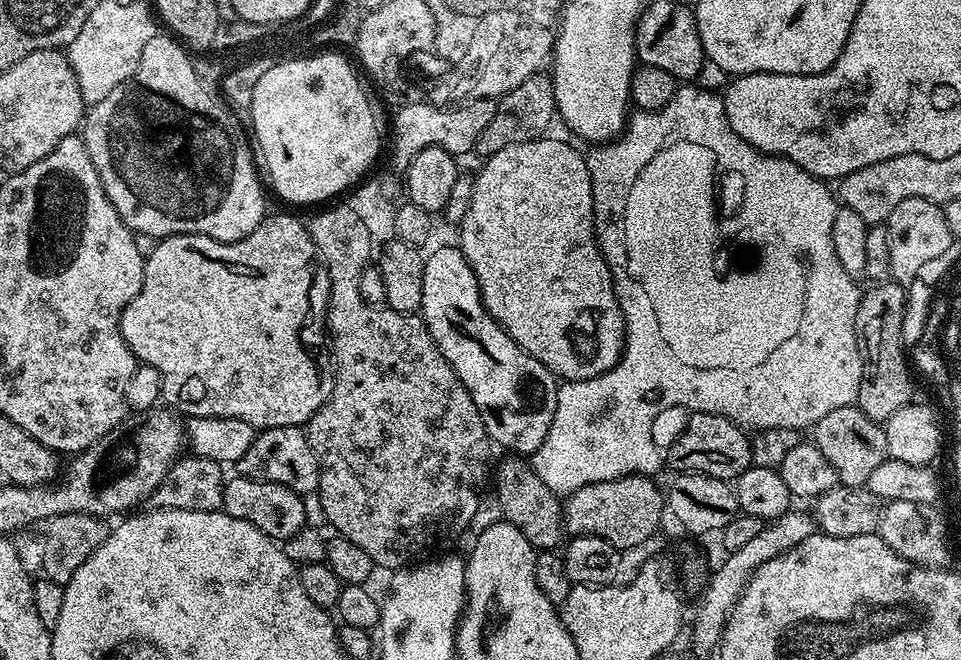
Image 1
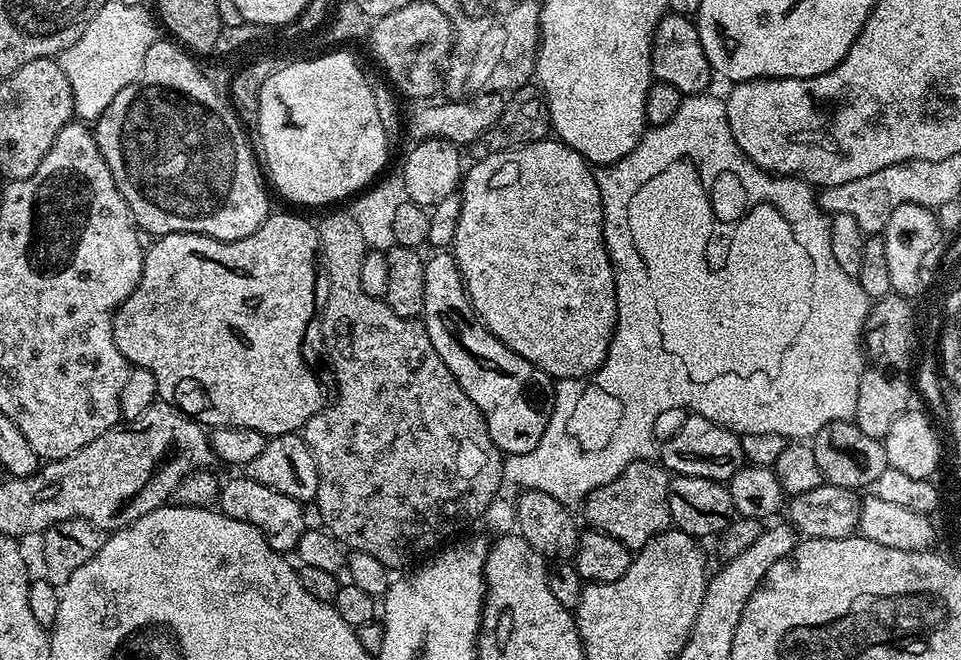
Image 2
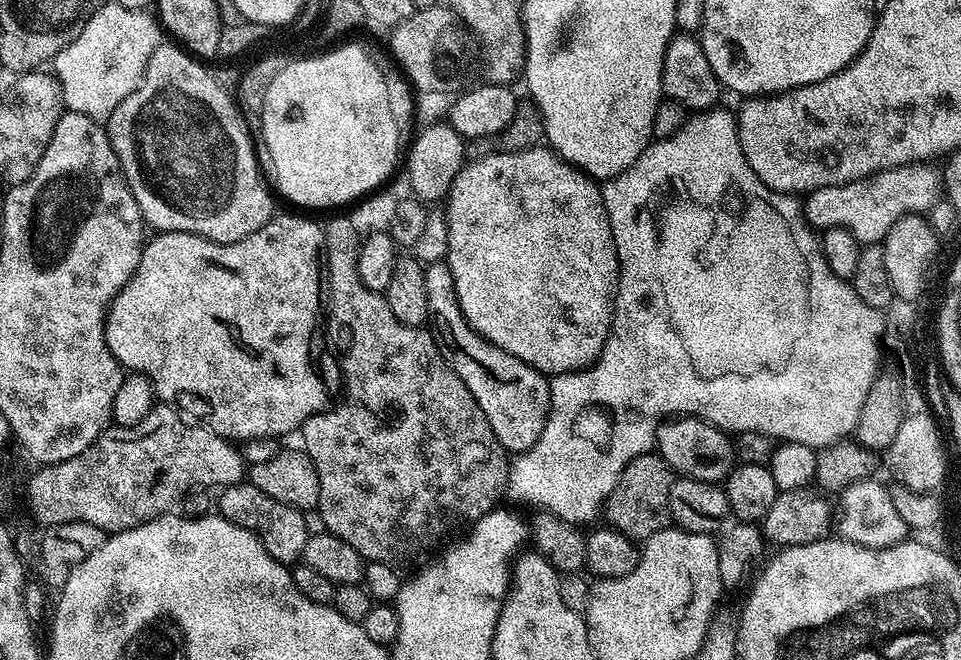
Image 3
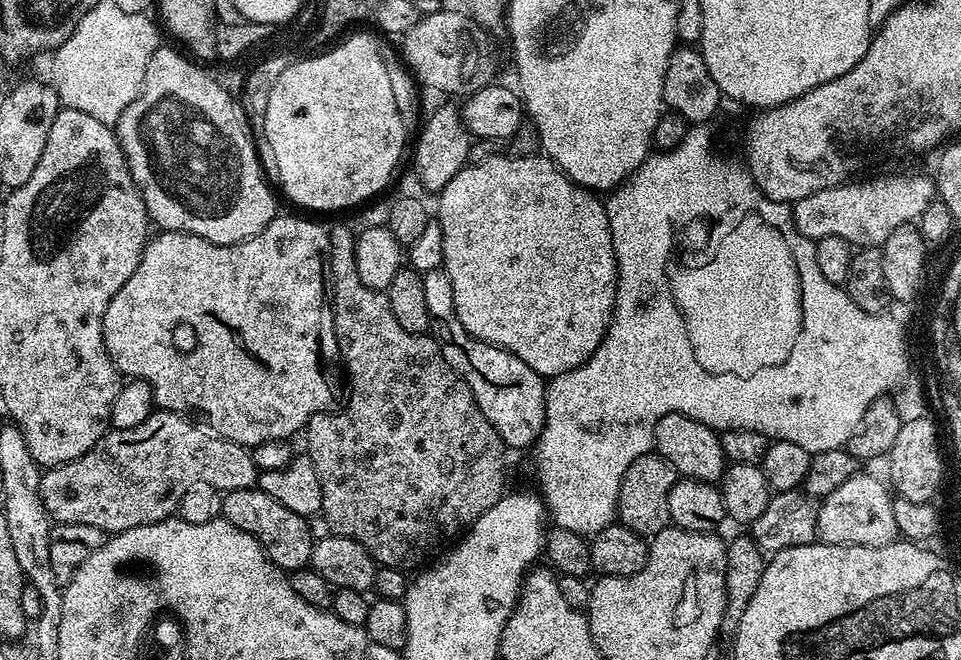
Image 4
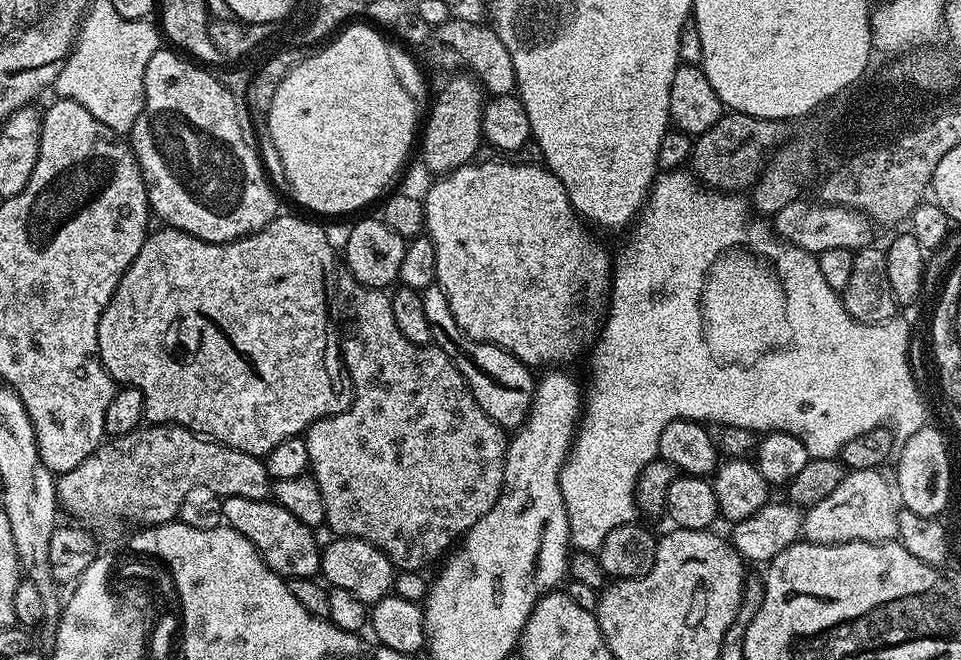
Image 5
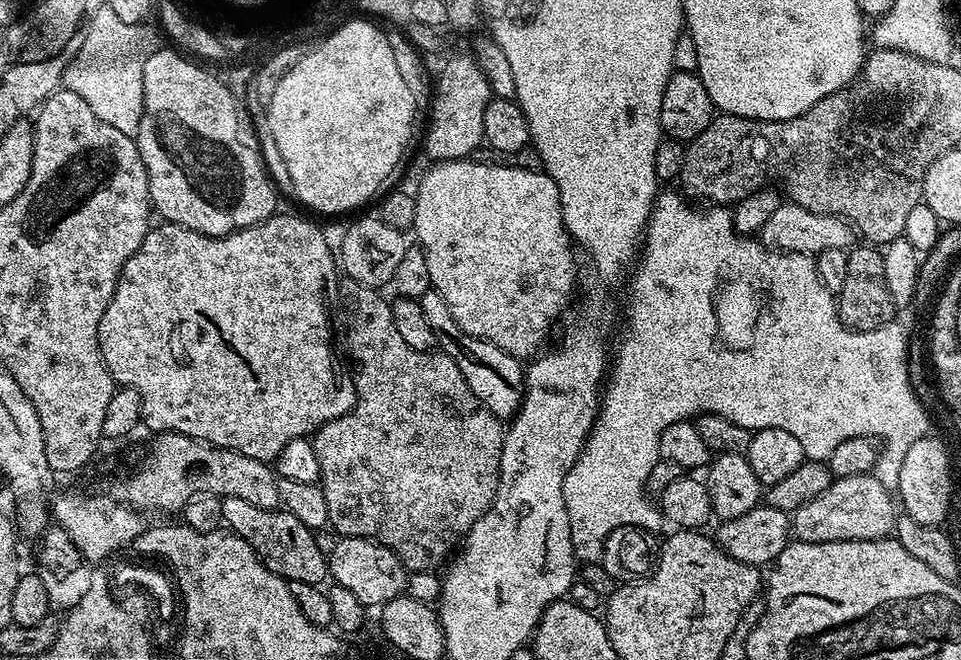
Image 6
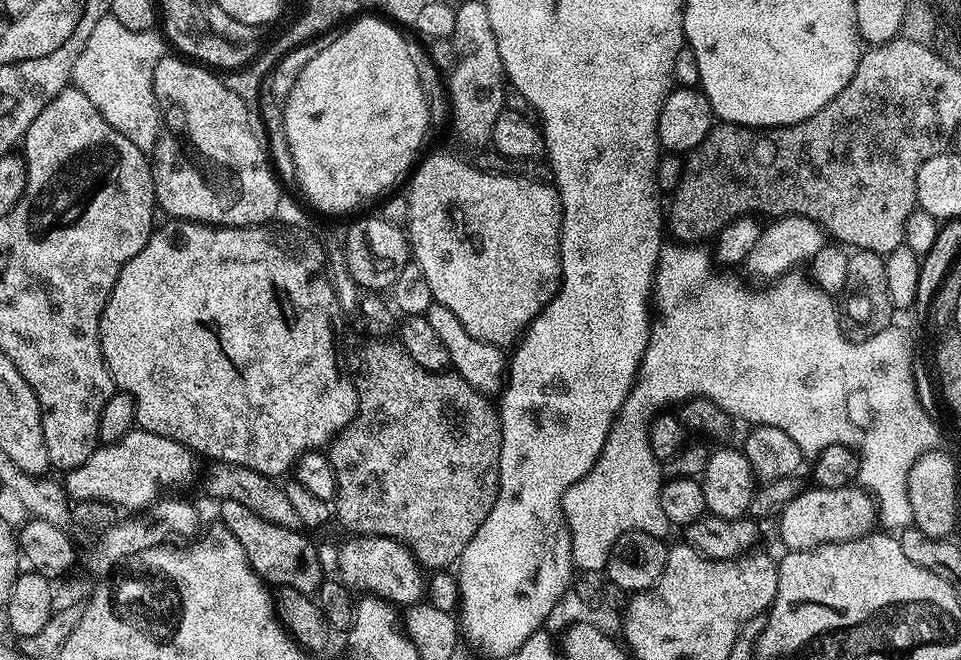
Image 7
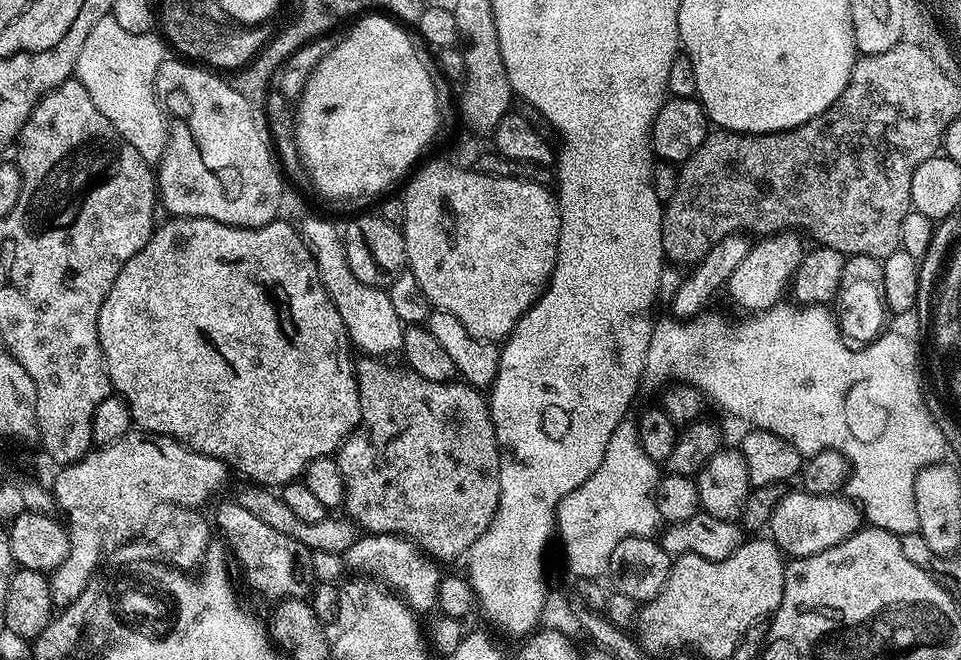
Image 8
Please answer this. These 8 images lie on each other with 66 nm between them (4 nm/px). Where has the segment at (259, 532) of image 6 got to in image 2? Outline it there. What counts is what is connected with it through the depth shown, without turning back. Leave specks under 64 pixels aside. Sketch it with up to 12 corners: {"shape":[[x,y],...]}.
{"shape":[[240,474],[218,508],[254,526],[276,552],[295,553],[304,505]]}

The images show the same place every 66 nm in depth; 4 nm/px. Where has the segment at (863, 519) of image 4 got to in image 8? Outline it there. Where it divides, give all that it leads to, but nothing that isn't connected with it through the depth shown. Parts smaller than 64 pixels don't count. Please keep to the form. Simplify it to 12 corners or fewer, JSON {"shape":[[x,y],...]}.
{"shape":[[797,490],[773,510],[785,557],[813,556],[859,532],[847,495]]}

